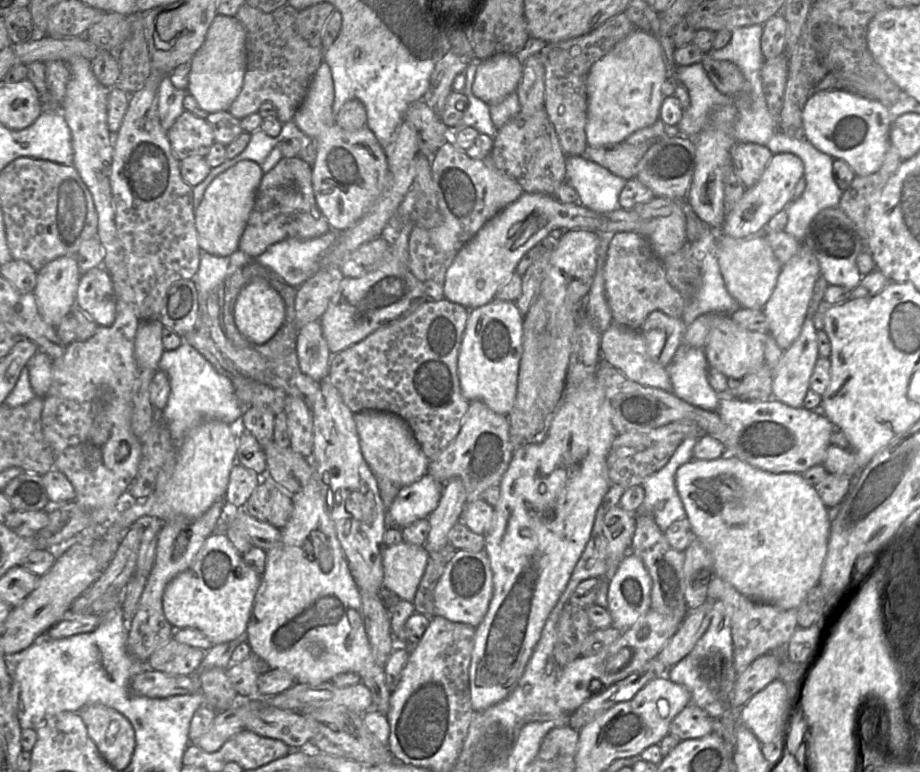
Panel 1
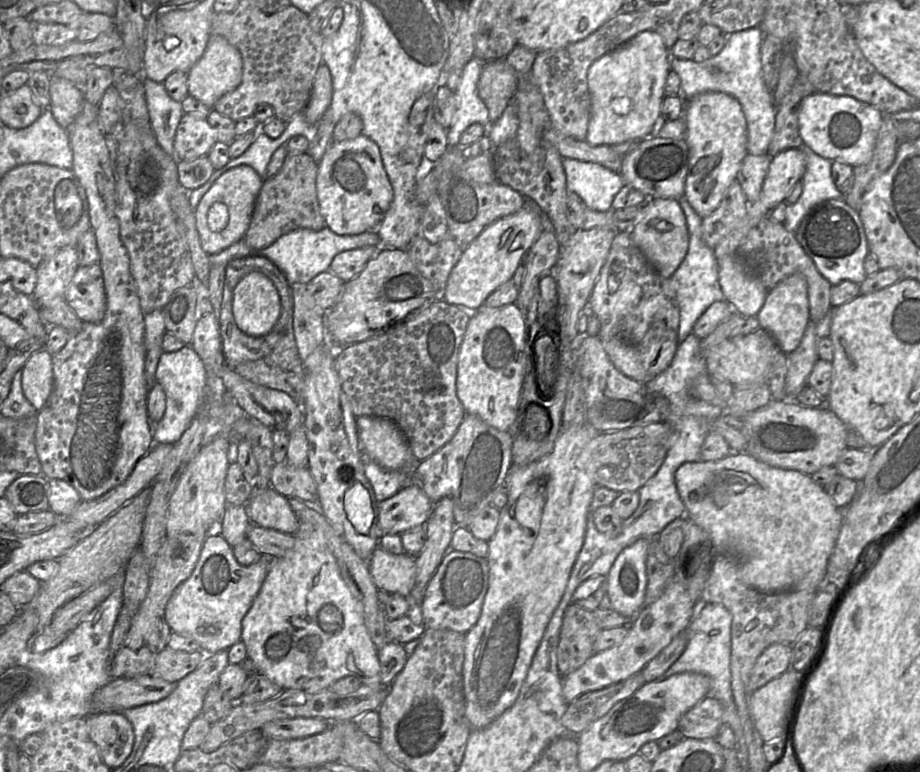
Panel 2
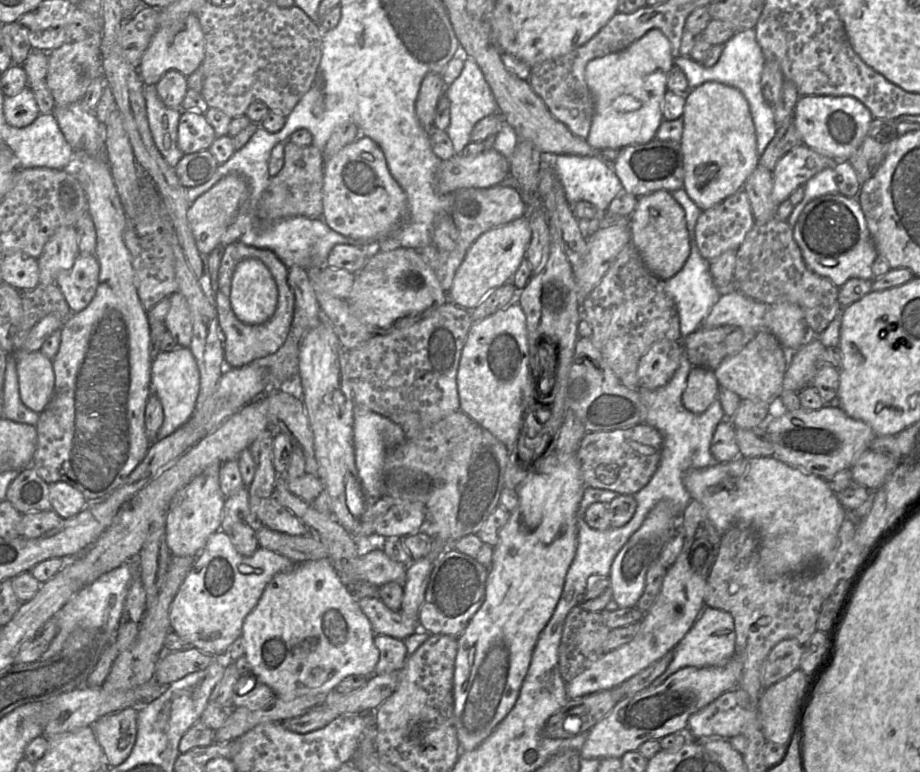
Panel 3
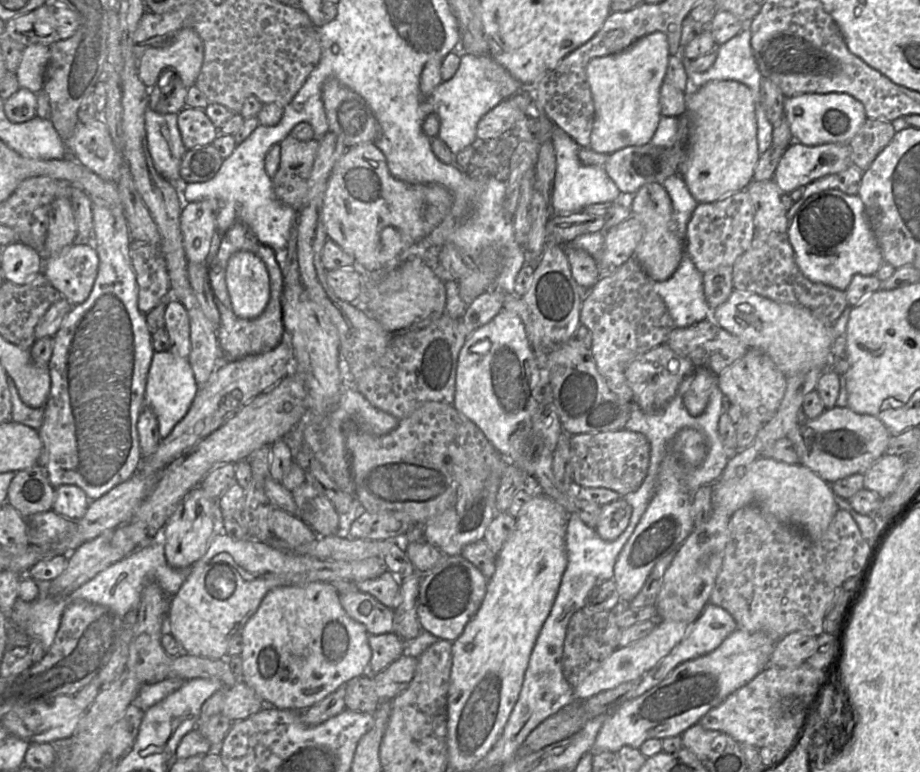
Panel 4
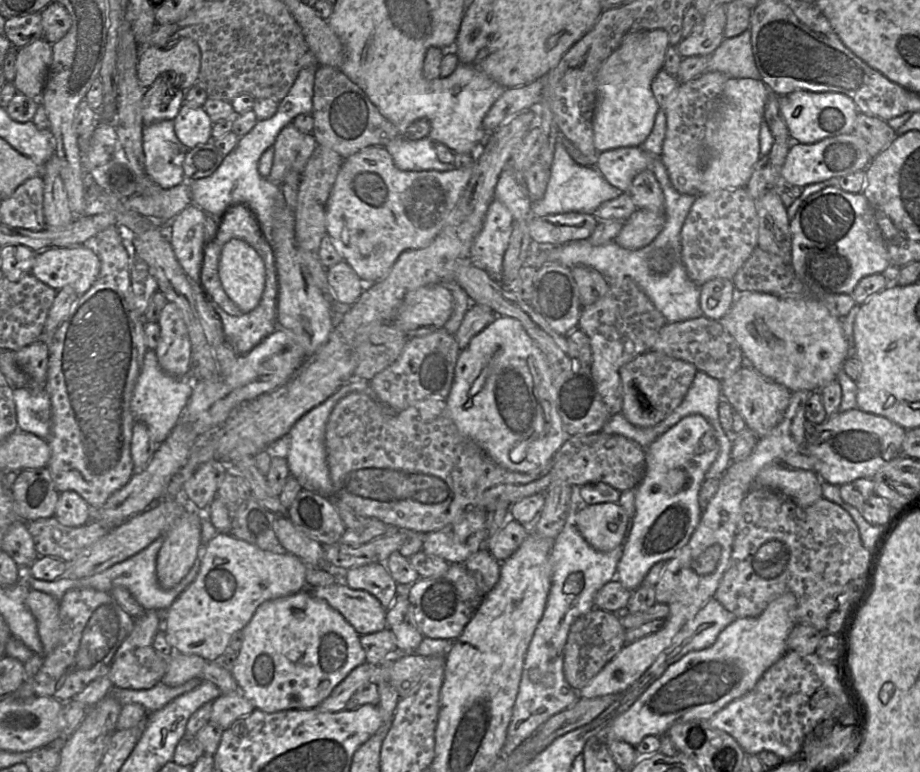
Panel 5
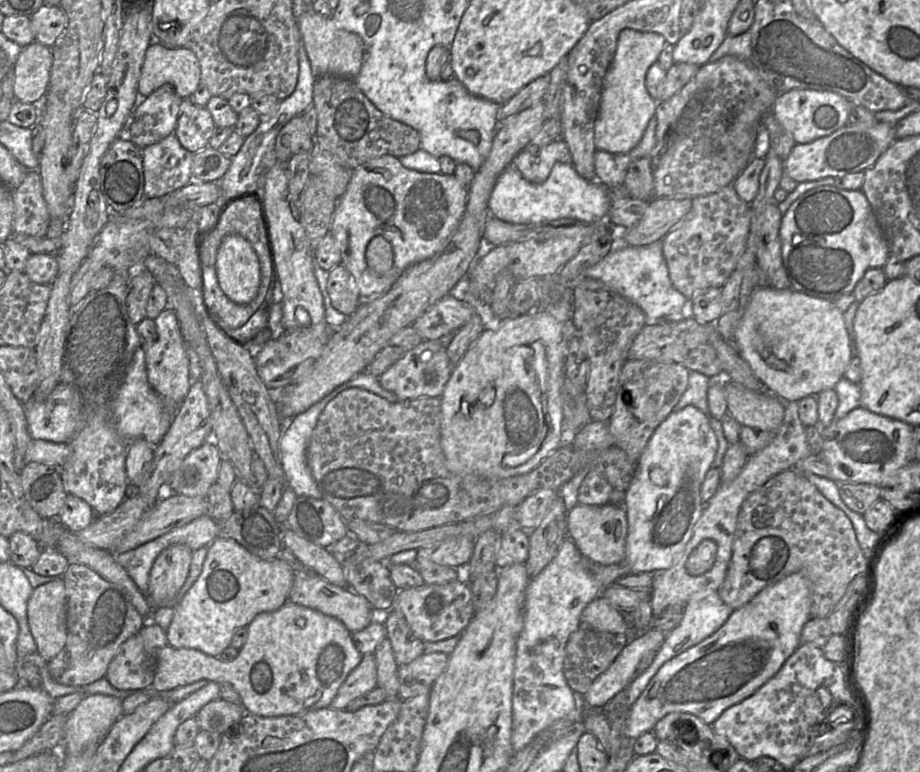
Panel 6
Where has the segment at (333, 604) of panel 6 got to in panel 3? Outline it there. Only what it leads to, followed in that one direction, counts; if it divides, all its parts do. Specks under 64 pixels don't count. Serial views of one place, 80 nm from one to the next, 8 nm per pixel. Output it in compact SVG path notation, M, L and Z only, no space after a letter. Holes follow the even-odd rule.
M363 597L357 602L371 622L375 635L406 640L417 630L417 620L404 616L400 611L389 609L379 597Z

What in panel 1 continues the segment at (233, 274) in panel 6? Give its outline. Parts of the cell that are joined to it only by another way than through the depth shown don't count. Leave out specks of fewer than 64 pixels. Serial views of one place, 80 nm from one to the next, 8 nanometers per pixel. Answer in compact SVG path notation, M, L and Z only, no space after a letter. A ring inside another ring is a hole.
M254 278L240 291L234 320L239 332L253 344L264 344L281 328L286 316L285 302L262 278Z

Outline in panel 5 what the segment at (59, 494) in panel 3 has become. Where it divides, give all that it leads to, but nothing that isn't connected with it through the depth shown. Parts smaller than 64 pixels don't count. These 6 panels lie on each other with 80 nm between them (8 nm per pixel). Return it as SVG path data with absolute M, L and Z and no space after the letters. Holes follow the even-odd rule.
M69 490L60 493L54 516L63 525L79 527L90 521L92 513L93 509L85 499Z

